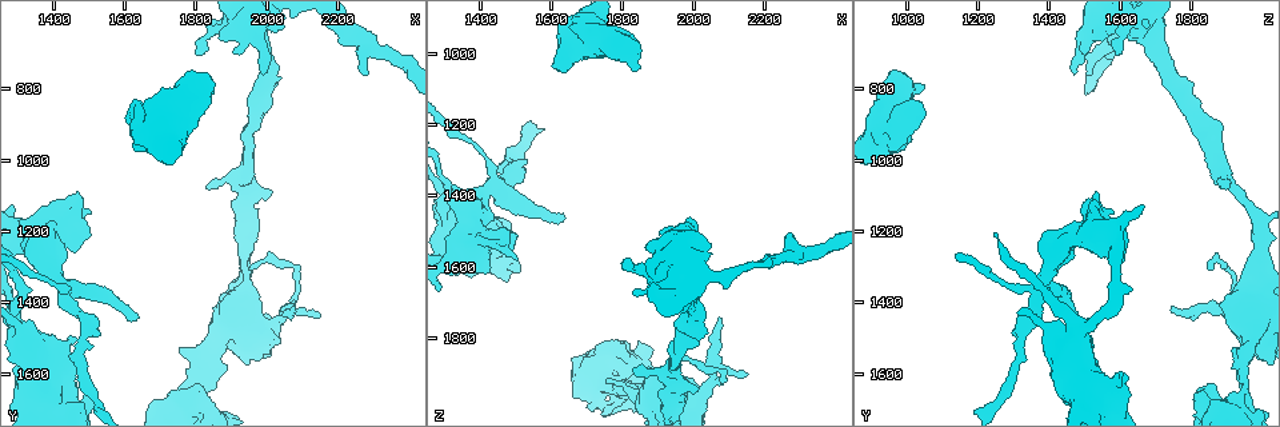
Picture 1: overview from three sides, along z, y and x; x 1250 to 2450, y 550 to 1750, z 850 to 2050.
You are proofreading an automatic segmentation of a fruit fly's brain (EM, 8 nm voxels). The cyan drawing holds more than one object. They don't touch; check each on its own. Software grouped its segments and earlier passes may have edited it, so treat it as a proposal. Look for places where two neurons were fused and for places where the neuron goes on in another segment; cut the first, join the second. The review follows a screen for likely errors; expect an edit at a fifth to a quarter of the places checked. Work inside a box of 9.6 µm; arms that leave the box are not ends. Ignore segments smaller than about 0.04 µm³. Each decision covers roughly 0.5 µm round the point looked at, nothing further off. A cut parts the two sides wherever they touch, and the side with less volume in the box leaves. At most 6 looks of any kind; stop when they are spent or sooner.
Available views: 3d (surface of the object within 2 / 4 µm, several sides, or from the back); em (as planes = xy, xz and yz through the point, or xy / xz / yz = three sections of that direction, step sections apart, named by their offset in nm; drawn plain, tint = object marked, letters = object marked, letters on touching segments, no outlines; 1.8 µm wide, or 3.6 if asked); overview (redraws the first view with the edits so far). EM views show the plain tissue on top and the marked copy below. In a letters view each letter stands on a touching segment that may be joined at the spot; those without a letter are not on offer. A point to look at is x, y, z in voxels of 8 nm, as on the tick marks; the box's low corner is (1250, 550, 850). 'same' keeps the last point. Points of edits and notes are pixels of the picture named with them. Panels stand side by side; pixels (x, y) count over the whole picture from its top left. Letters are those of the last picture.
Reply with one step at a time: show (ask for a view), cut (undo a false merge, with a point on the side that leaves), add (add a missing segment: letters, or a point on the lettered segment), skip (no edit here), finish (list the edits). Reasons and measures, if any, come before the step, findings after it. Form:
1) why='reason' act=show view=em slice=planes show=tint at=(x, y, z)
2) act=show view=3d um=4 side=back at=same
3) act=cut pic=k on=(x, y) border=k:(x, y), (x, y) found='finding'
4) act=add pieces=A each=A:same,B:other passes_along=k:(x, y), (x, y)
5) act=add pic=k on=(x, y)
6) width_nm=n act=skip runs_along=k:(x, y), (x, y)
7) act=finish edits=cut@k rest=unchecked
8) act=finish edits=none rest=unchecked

why='four arms meet' act=show view=em slice=yz step=8 show=tint at=(1440, 1370, 1370)

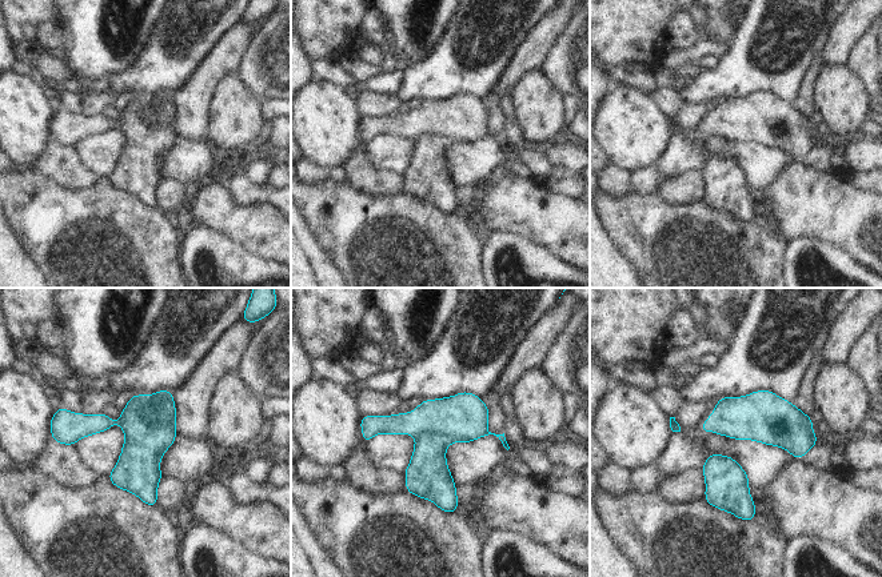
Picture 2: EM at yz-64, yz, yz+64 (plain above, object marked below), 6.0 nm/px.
act=show view=em slice=planes show=letters at=same

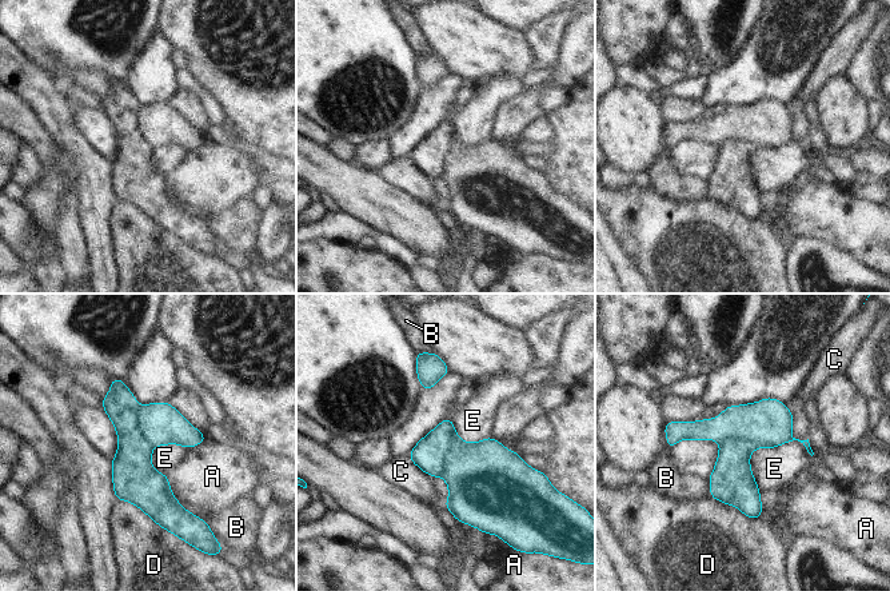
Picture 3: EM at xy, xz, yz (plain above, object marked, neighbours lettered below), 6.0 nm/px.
longest_contact=E:400nm act=cut pic=3 on=(479, 475) each=A:other,B:other,C:other,D:other,E:other border=3:(454, 428), (438, 475) found='a second neuron is stuck on'

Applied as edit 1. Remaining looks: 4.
why='redraw' act=show view=overview

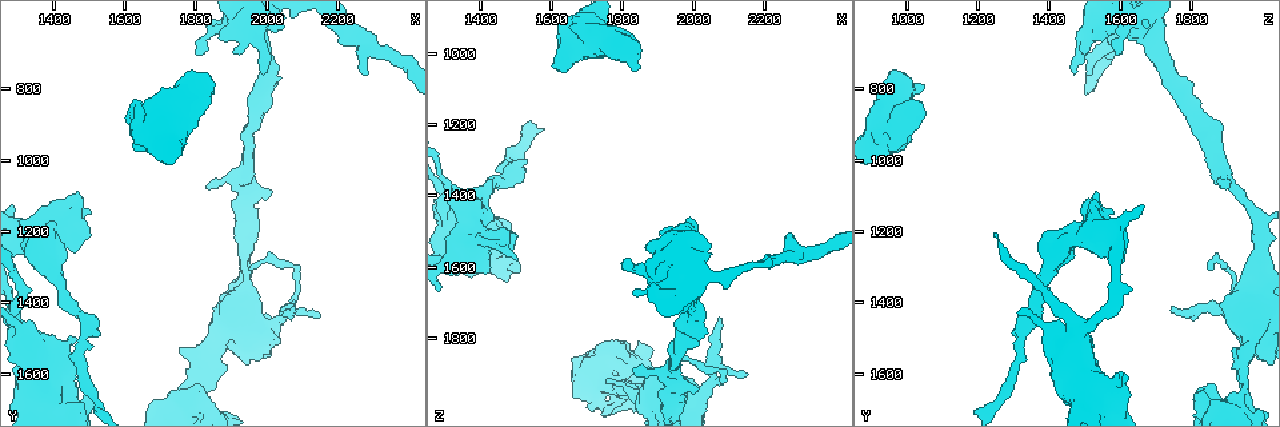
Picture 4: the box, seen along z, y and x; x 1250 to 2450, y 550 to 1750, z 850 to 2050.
why='free end' act=show view=em slice=planes show=letters at=(1510, 1150, 1580)

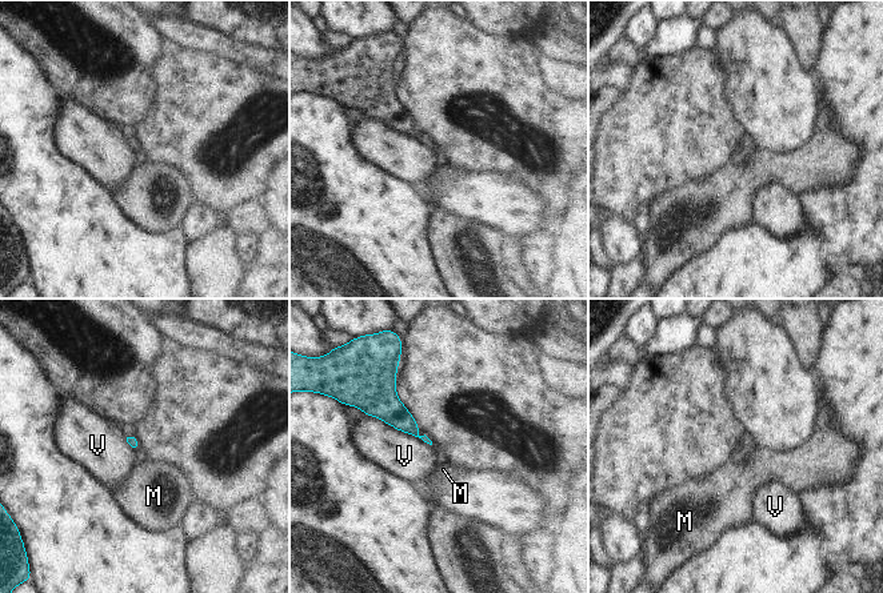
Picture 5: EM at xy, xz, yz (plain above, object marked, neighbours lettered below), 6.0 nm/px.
act=skip each=M:other,V:other border=5:(364, 413), (380, 417), (430, 445) found='no lettered segment goes on from it'

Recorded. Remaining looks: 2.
why='thick end' act=show view=em um=3.6 slice=planes show=letters at=(1650, 840, 1040)

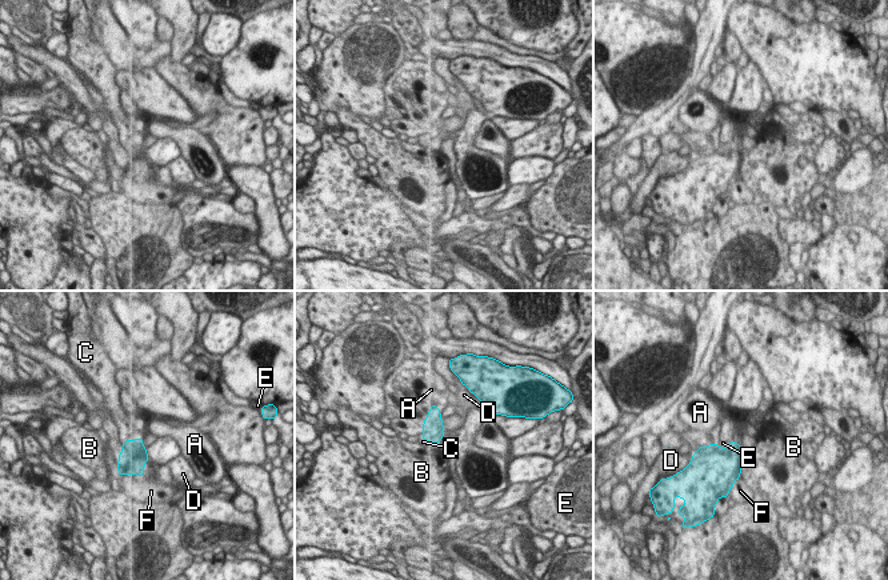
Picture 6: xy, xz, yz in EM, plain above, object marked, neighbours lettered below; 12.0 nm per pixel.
longest_contact=B:400nm act=add pieces=C each=A:other,B:other,C:same,D:other,E:other,F:other passes_along=6:(134, 456), (131, 440), (127, 423) found='it goes on there'

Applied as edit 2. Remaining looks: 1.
act=finish edits=cut@3,add@6 rest=unchecked

